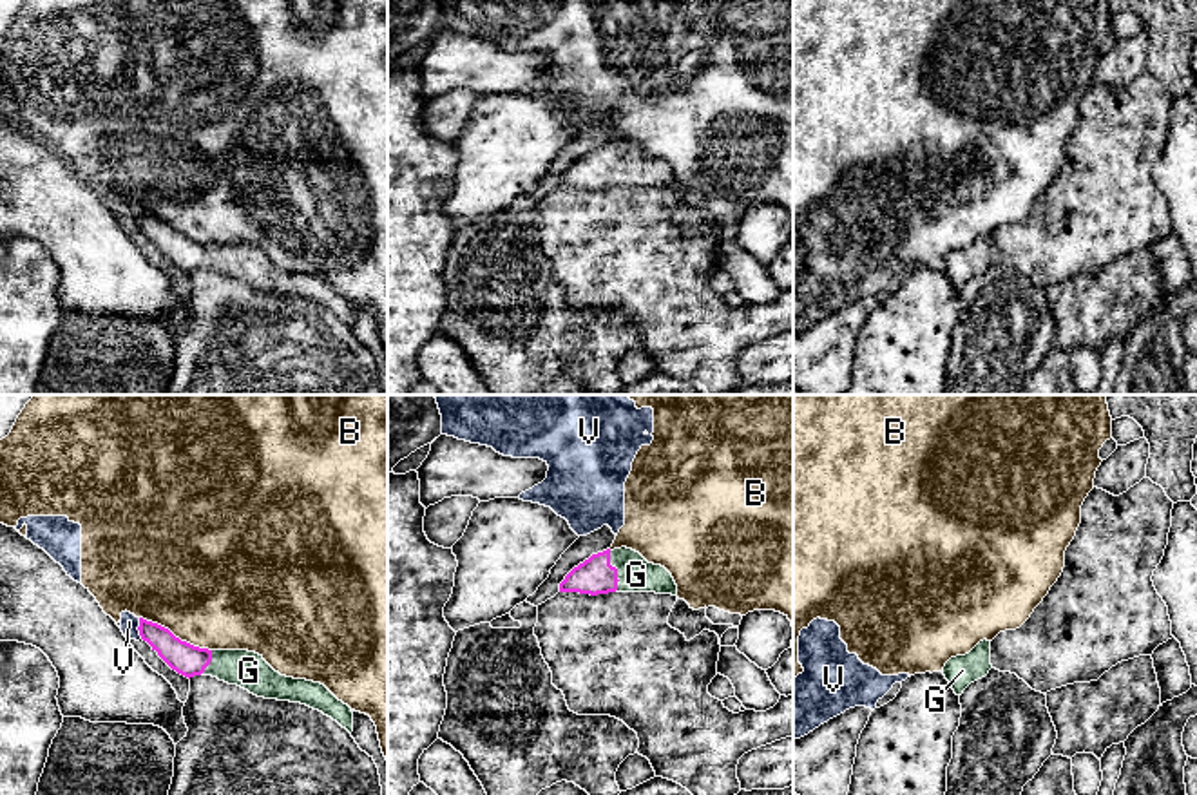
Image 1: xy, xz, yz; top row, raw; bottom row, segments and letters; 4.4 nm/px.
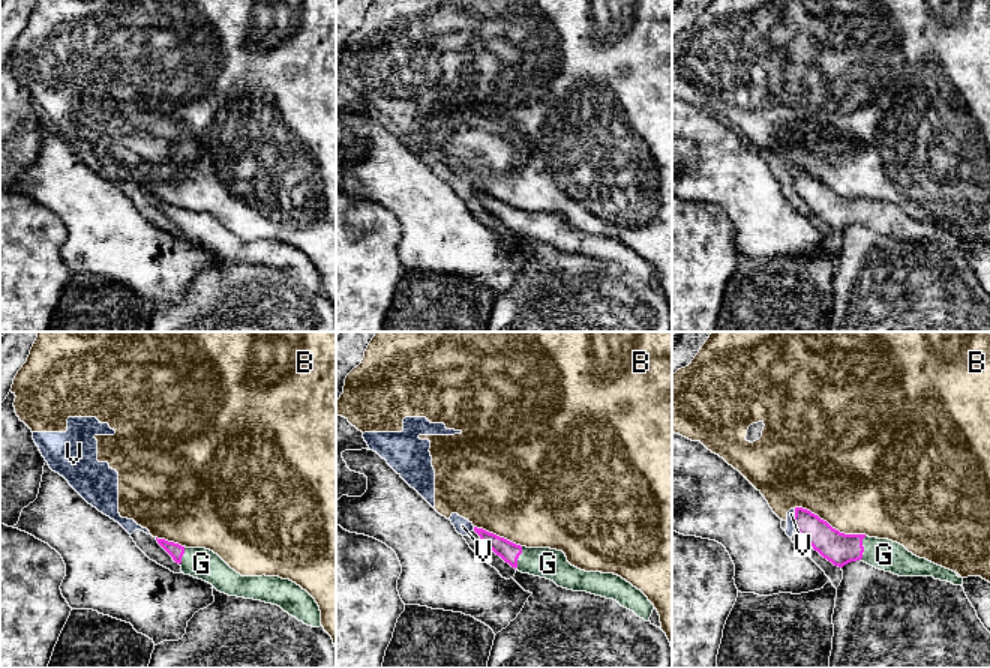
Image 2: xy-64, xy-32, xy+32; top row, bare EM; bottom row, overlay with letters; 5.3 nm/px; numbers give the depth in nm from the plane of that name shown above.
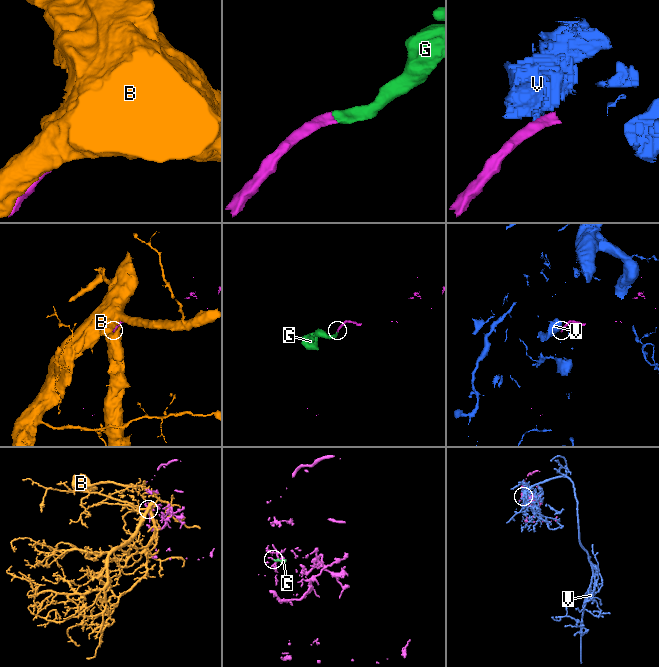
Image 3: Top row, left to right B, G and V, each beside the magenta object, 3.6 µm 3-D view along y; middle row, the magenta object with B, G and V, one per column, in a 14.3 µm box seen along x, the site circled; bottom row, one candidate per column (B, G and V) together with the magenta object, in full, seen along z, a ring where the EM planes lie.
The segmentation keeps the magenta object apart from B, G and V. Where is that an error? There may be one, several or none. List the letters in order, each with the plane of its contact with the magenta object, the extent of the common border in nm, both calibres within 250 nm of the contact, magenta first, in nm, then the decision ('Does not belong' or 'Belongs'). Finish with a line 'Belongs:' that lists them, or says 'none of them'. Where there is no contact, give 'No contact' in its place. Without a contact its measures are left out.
B: Touches magenta in xy. Shared border 360 nm. Thickness 140 nm (magenta) against 480 nm. Does not belong
G: Touches magenta in xz. Shared border 180 nm. Thickness 160 nm (magenta) against 160 nm. Belongs
V: Touches magenta in xy. Shared border 100 nm. Thickness 140 nm (magenta) against 80 nm. Does not belong
Belongs: G

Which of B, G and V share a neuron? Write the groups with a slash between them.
B V / G

